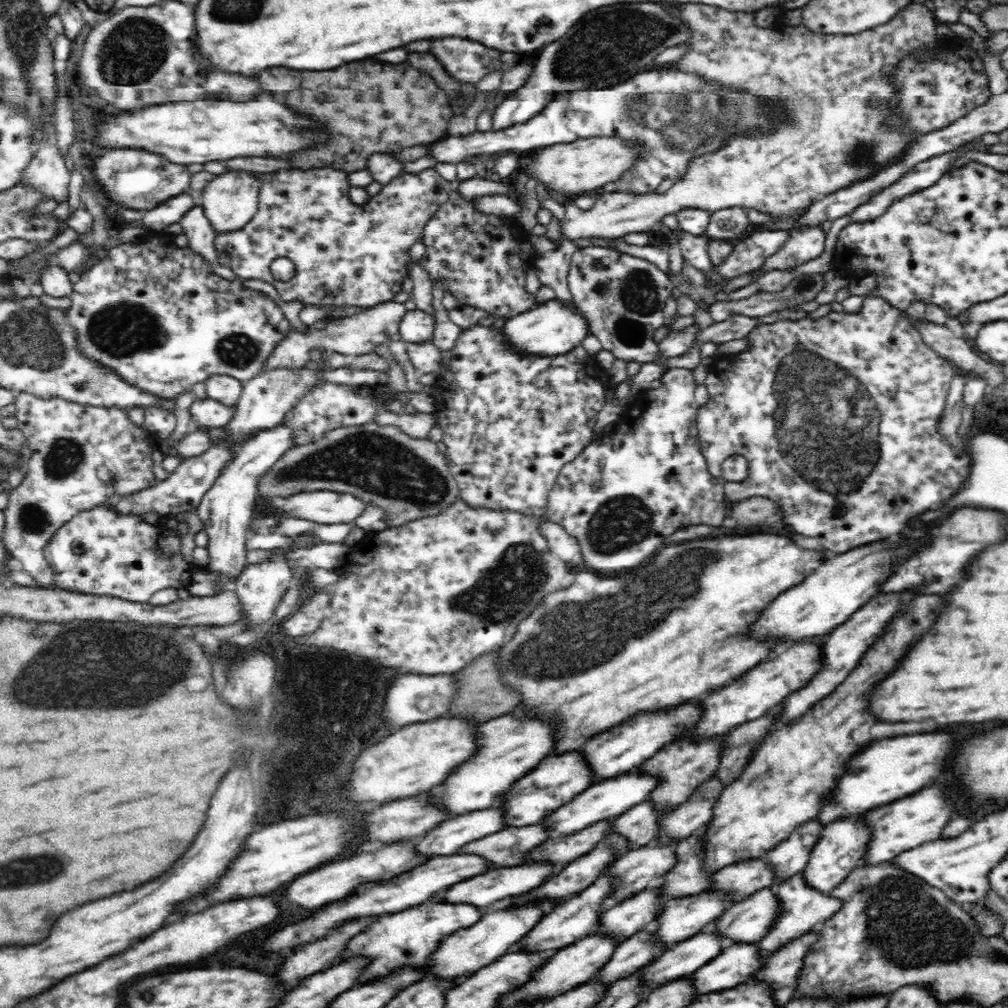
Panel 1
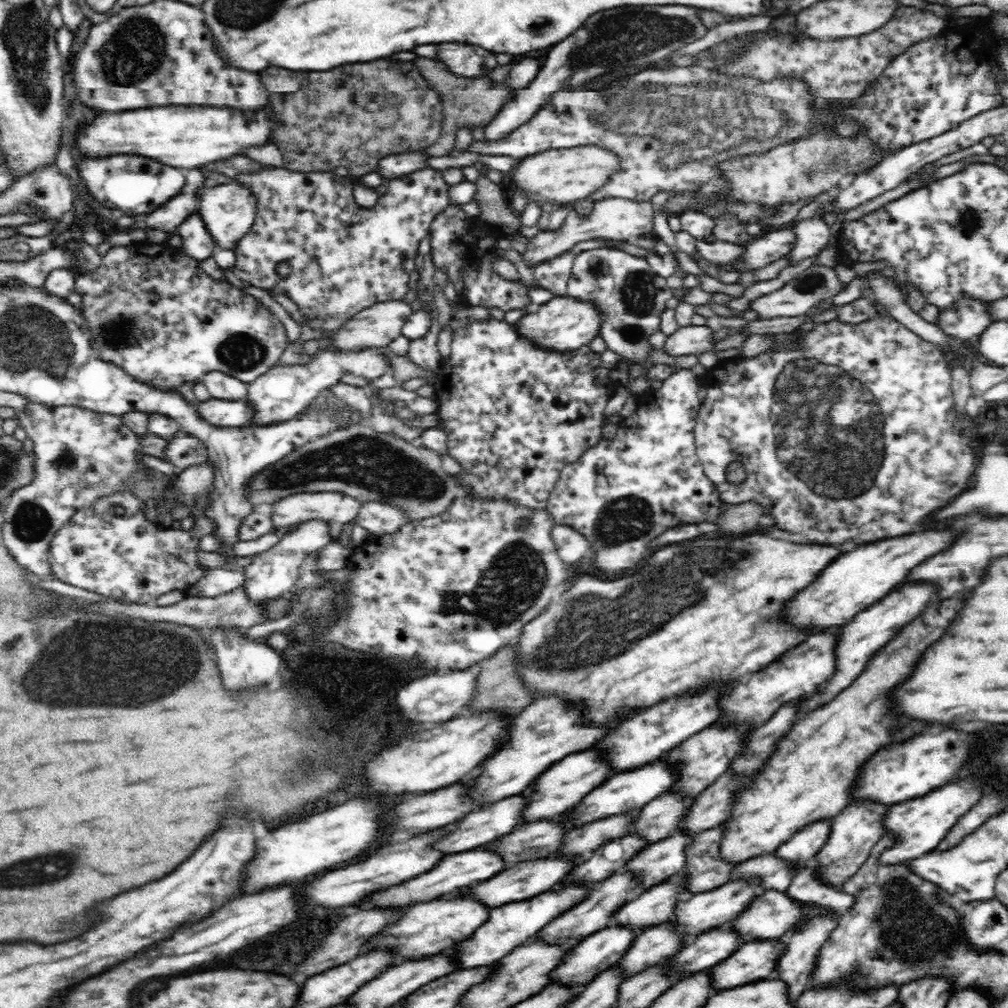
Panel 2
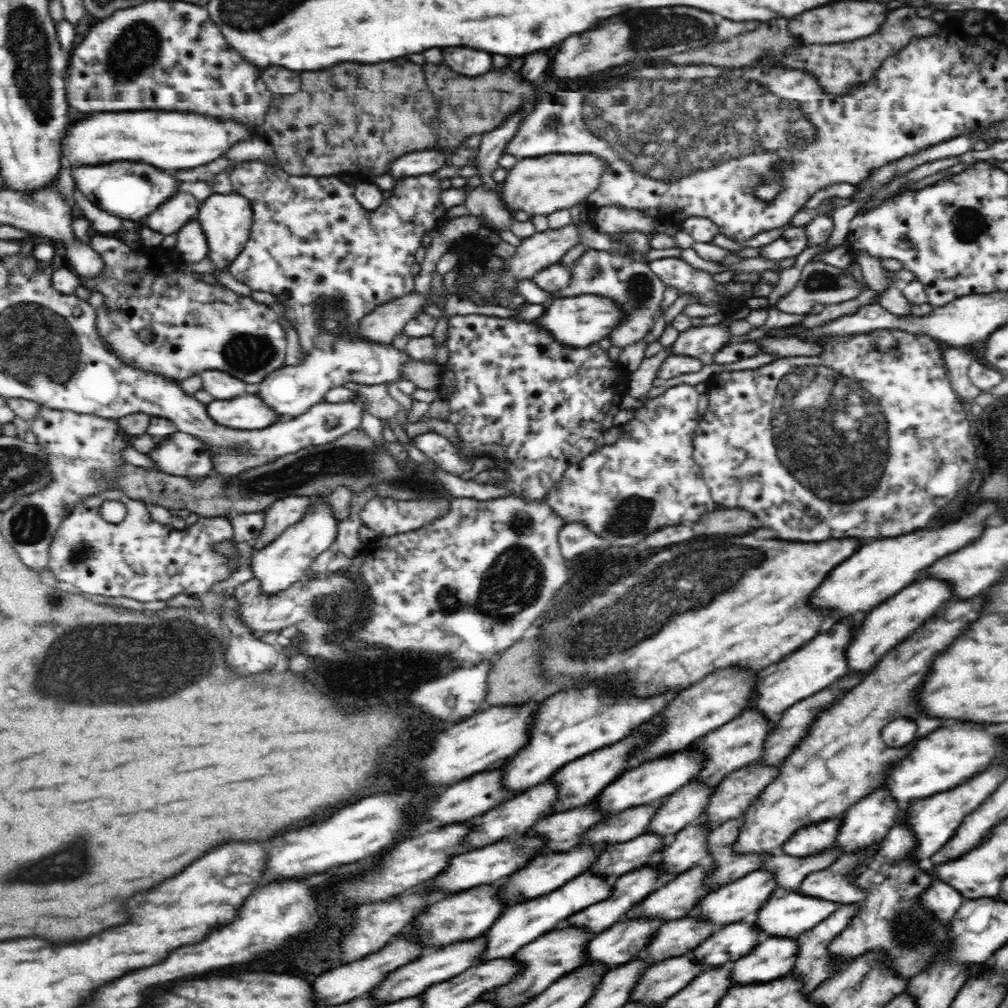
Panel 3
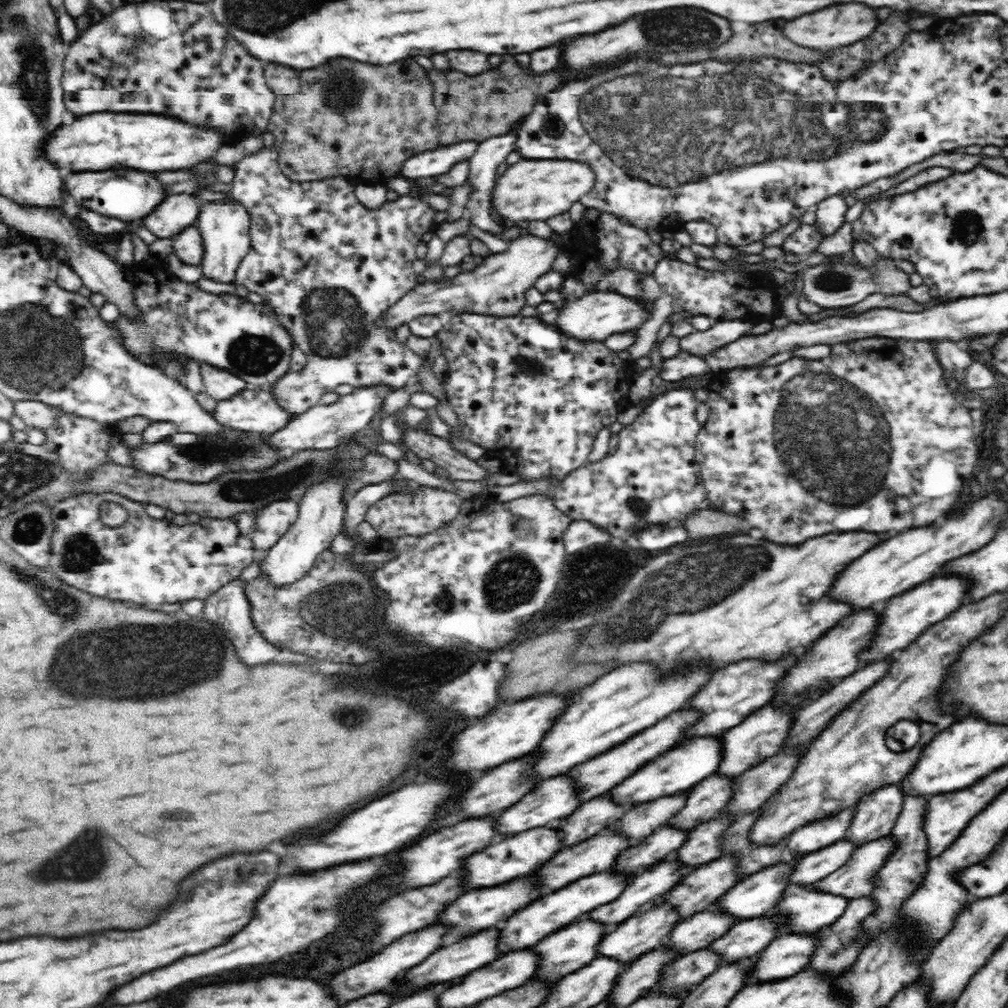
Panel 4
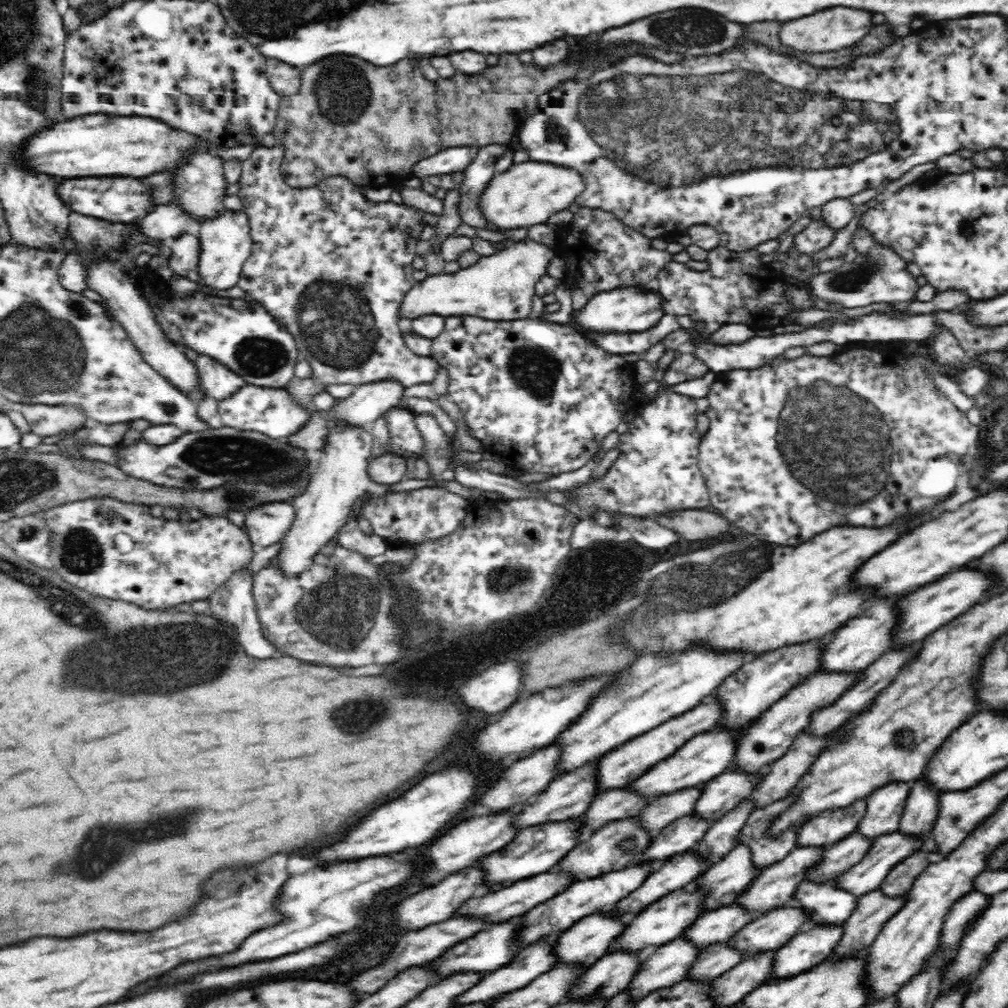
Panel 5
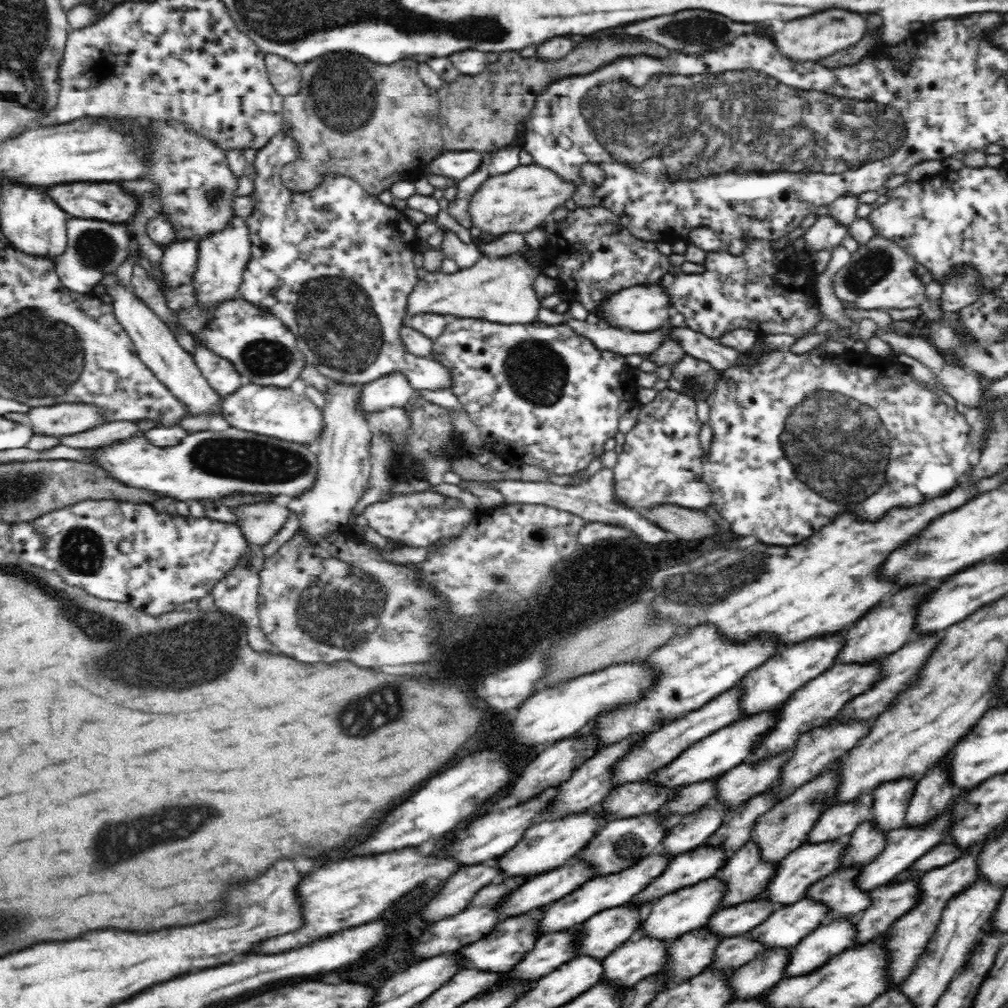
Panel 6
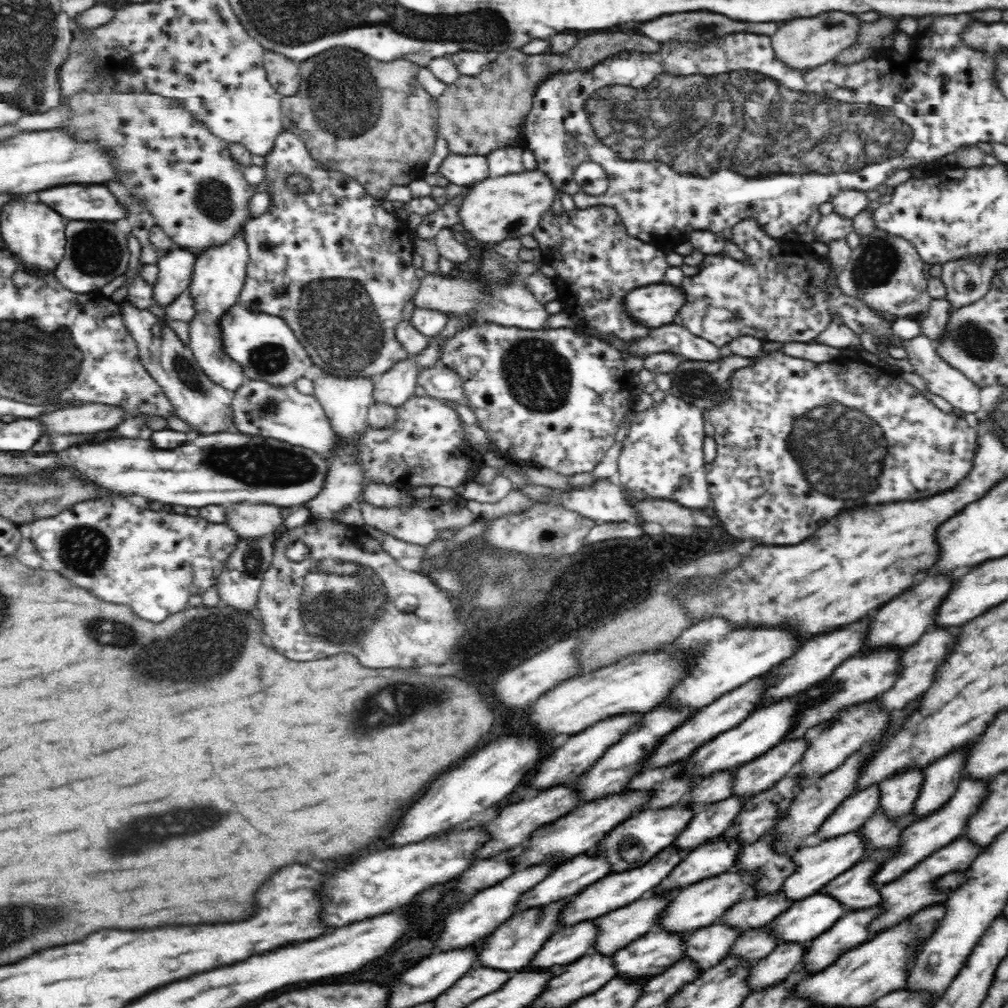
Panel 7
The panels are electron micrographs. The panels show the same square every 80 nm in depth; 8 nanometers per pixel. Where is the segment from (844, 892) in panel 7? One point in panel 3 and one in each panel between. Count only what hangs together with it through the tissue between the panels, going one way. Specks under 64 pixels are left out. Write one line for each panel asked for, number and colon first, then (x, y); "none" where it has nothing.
3: (788, 913)
4: (807, 910)
5: (828, 905)
6: (838, 892)

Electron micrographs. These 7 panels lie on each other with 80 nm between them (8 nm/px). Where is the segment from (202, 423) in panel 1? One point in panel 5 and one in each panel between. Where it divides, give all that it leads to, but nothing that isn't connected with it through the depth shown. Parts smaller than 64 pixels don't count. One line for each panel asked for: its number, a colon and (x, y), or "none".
2: (236, 414)
3: (249, 412)
4: (250, 411)
5: (273, 411)

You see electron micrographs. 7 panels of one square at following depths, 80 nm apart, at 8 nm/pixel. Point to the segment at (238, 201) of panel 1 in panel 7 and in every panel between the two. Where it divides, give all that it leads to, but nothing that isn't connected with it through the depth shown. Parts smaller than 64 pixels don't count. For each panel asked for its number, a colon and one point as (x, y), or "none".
2: (228, 211)
3: (226, 221)
4: (224, 227)
5: (225, 241)
6: (223, 256)
7: (219, 273)

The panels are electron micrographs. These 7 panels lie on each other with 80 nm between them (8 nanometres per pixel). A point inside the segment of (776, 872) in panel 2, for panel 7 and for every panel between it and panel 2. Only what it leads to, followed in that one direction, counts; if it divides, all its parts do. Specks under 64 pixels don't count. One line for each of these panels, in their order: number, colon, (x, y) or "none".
3: (790, 871)
4: (814, 866)
5: (843, 854)
6: (864, 844)
7: (881, 832)

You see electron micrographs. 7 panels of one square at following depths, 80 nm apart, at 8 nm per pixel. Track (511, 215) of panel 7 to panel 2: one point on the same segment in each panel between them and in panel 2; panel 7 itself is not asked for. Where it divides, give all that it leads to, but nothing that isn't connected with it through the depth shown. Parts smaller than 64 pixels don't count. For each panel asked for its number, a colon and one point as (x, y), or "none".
2: (556, 177)
3: (542, 185)
4: (529, 190)
5: (528, 193)
6: (519, 201)

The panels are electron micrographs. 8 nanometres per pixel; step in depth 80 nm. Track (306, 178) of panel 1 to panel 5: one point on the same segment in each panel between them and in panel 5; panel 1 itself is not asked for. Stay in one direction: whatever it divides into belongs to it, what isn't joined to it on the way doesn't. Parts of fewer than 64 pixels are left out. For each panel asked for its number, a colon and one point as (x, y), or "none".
2: (343, 258)
3: (329, 262)
4: (329, 268)
5: (333, 267)

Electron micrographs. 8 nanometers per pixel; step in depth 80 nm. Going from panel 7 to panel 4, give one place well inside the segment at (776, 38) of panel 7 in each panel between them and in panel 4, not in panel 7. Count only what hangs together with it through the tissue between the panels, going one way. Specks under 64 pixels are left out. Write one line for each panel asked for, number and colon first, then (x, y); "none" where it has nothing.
4: (837, 26)
5: (830, 30)
6: (813, 38)

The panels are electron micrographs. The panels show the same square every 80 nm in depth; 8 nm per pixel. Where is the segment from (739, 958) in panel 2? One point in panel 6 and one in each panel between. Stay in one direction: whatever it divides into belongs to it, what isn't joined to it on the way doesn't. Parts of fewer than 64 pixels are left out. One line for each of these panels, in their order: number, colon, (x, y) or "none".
3: (774, 957)
4: (789, 954)
5: (808, 948)
6: (816, 948)

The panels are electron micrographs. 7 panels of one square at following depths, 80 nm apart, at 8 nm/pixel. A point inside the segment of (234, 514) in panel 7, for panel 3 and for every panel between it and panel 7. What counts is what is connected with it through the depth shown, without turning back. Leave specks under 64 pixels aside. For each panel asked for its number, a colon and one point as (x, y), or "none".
3: (281, 514)
4: (271, 523)
5: (267, 524)
6: (259, 522)

